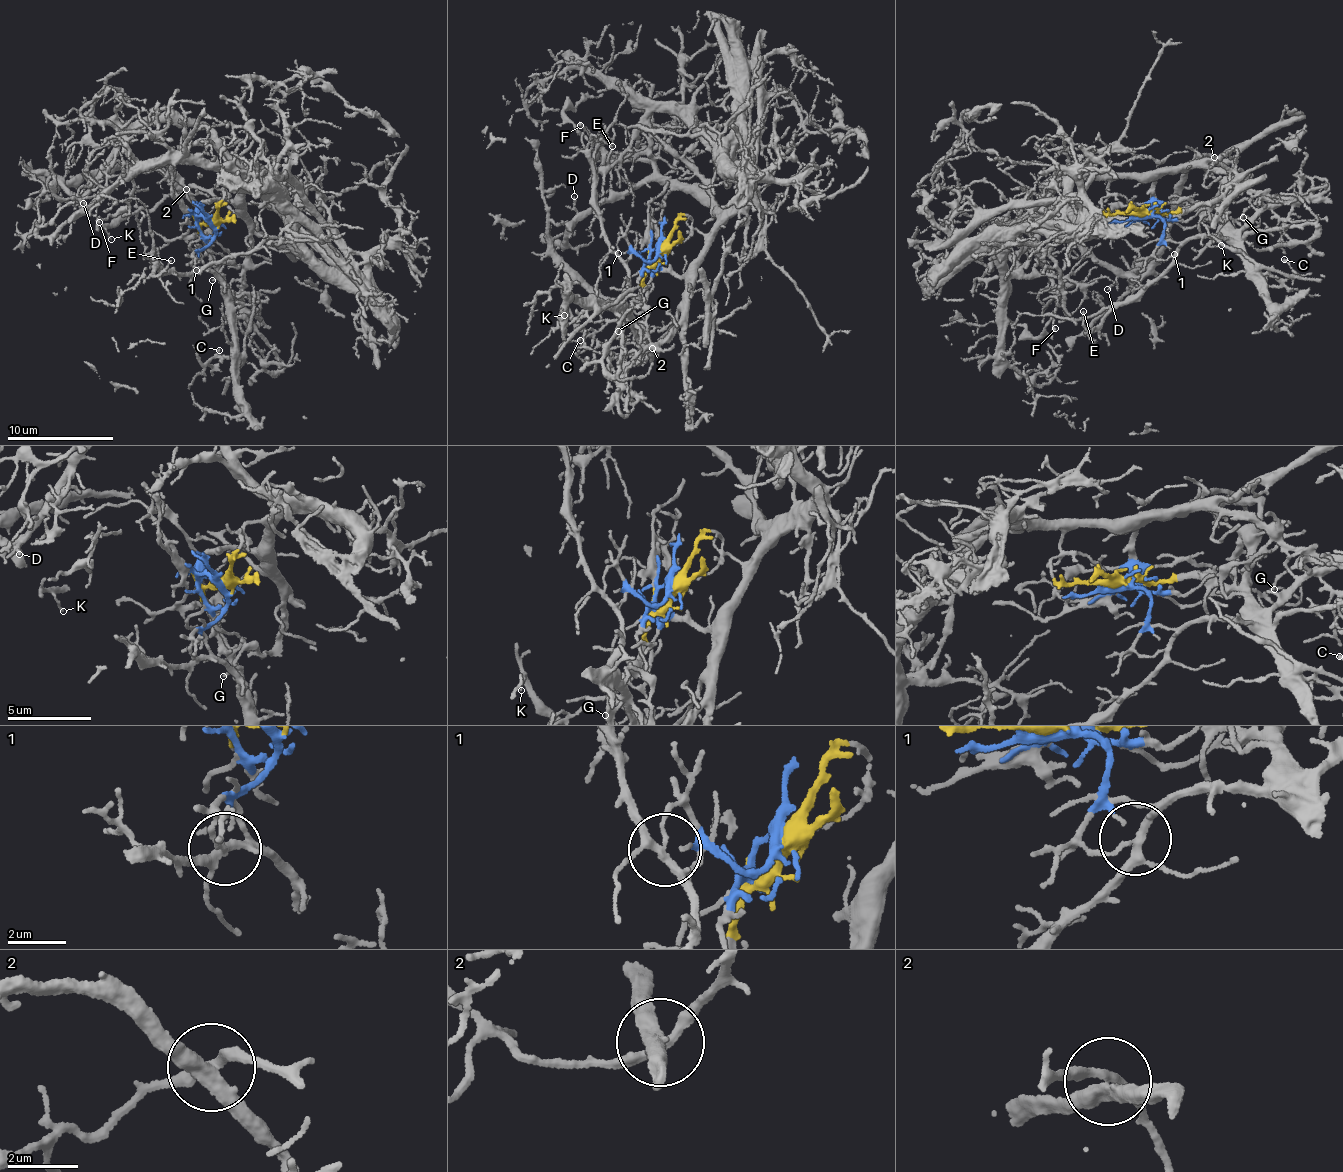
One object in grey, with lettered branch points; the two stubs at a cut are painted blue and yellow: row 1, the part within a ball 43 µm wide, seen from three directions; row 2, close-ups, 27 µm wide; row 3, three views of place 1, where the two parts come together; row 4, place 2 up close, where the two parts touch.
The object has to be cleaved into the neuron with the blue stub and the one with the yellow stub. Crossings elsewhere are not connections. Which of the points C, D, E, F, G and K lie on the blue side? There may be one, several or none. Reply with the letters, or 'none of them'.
D, F, K

